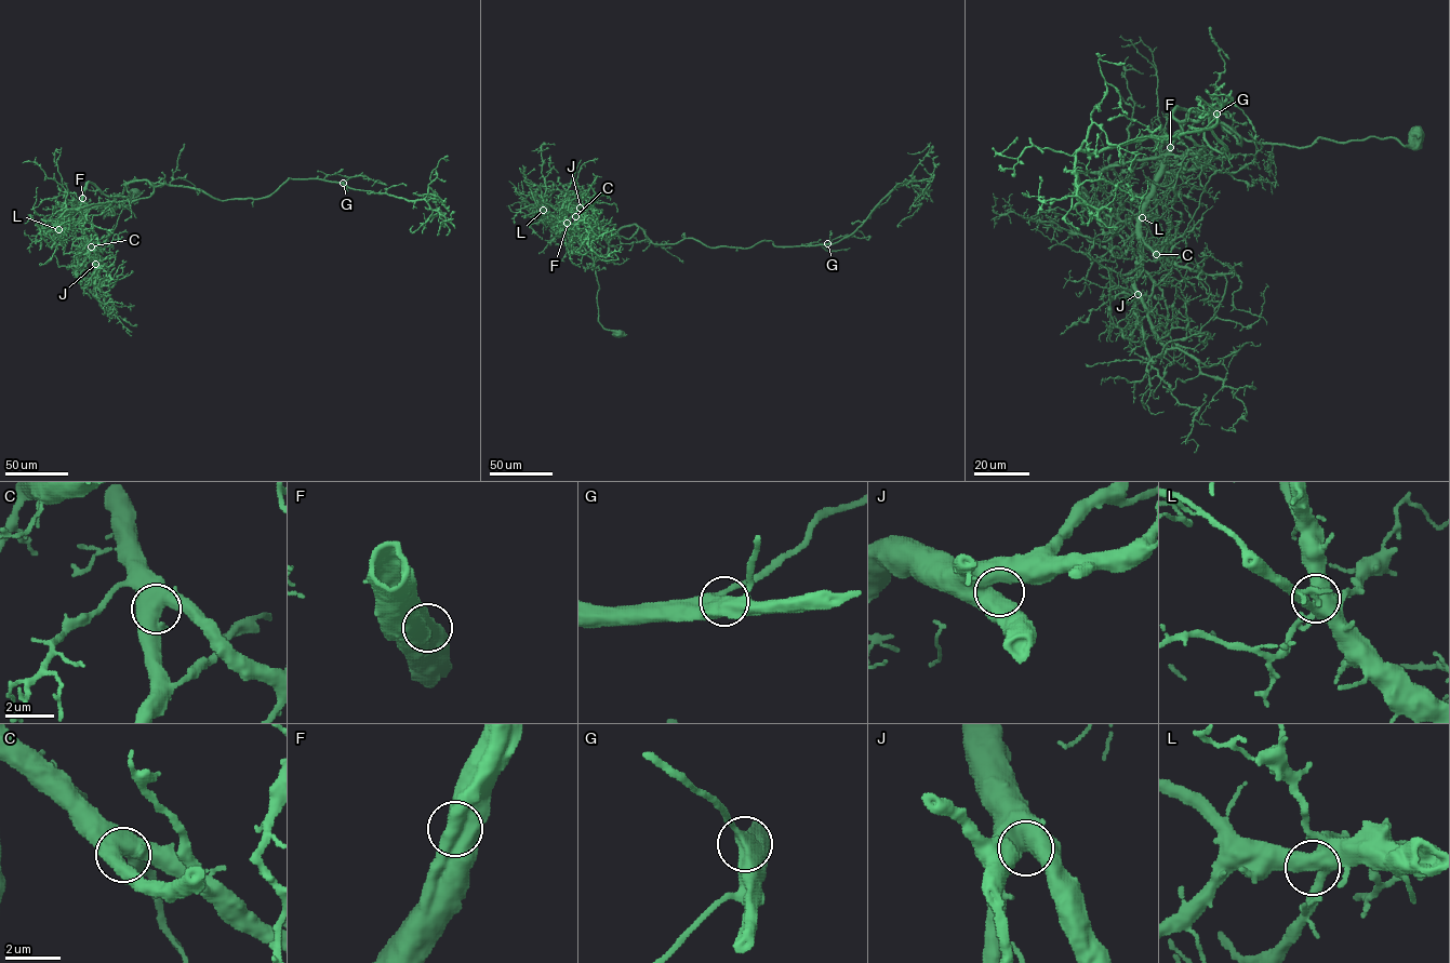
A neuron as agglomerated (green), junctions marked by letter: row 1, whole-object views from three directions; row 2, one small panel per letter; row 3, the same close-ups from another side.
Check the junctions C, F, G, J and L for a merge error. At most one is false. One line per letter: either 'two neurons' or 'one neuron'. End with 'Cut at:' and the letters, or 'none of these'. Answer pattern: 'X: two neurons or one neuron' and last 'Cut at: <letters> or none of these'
C: one neuron
F: one neuron
G: one neuron
J: one neuron
L: one neuron
Cut at: none of these

